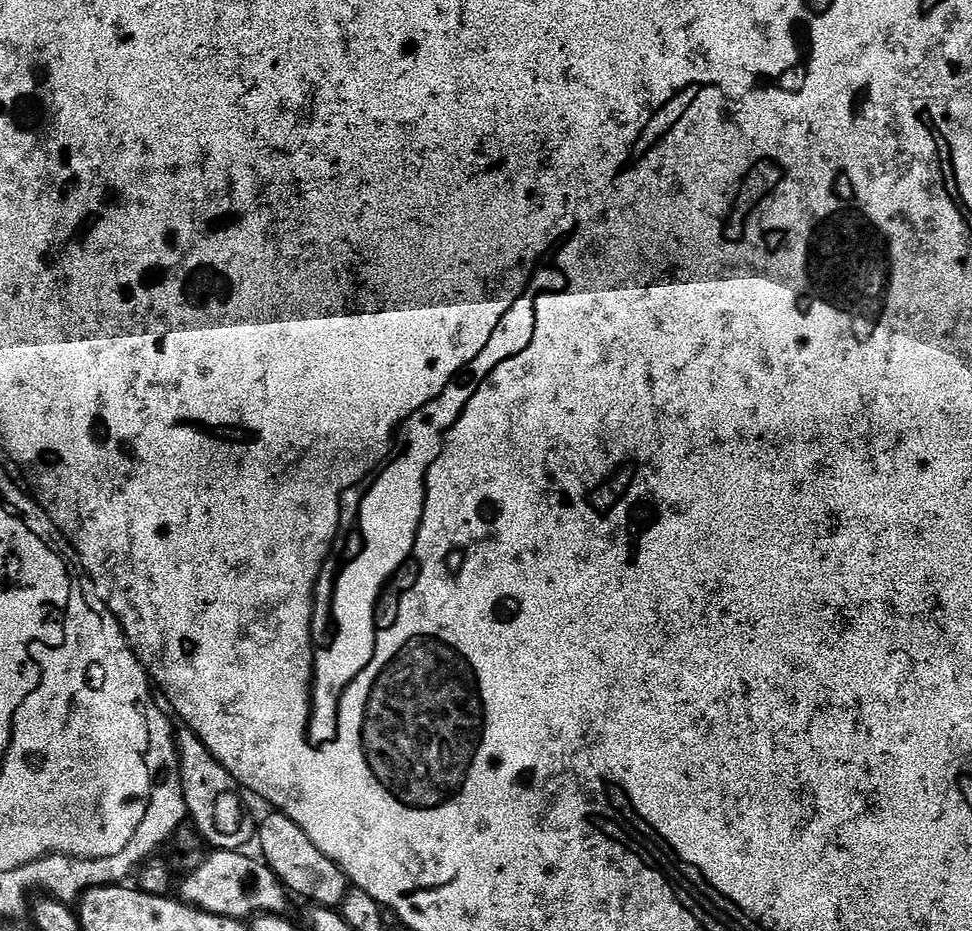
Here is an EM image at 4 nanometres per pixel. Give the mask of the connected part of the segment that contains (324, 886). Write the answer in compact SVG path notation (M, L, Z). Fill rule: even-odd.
M273 811L272 816L268 816L258 824L258 844L260 840L260 852L264 863L273 870L289 893L305 896L312 904L323 904L325 908L336 908L348 892L350 881L344 875L334 861L326 858L310 838L290 818L286 818L281 812Z

